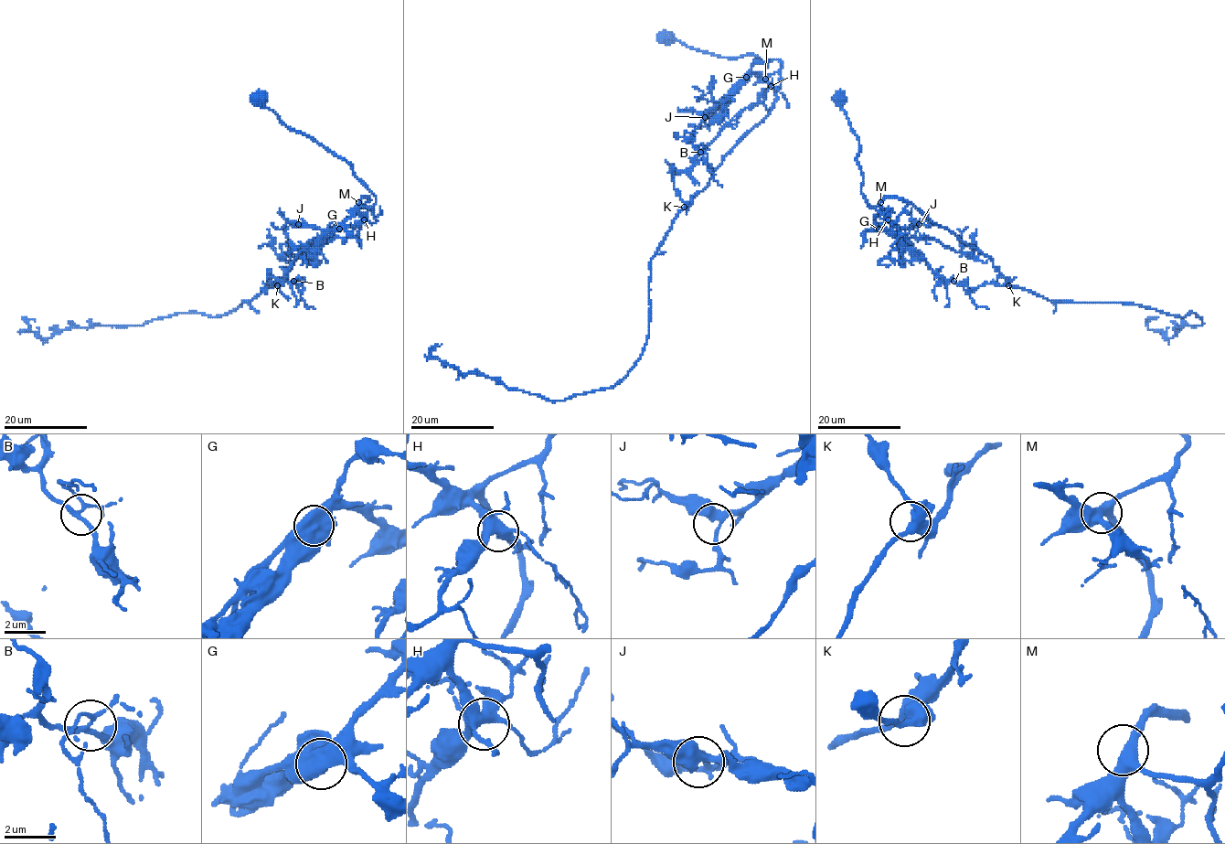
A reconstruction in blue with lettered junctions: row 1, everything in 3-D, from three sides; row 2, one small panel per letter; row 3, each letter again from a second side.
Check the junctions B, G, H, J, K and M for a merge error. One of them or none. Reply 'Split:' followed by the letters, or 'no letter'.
Split: G

